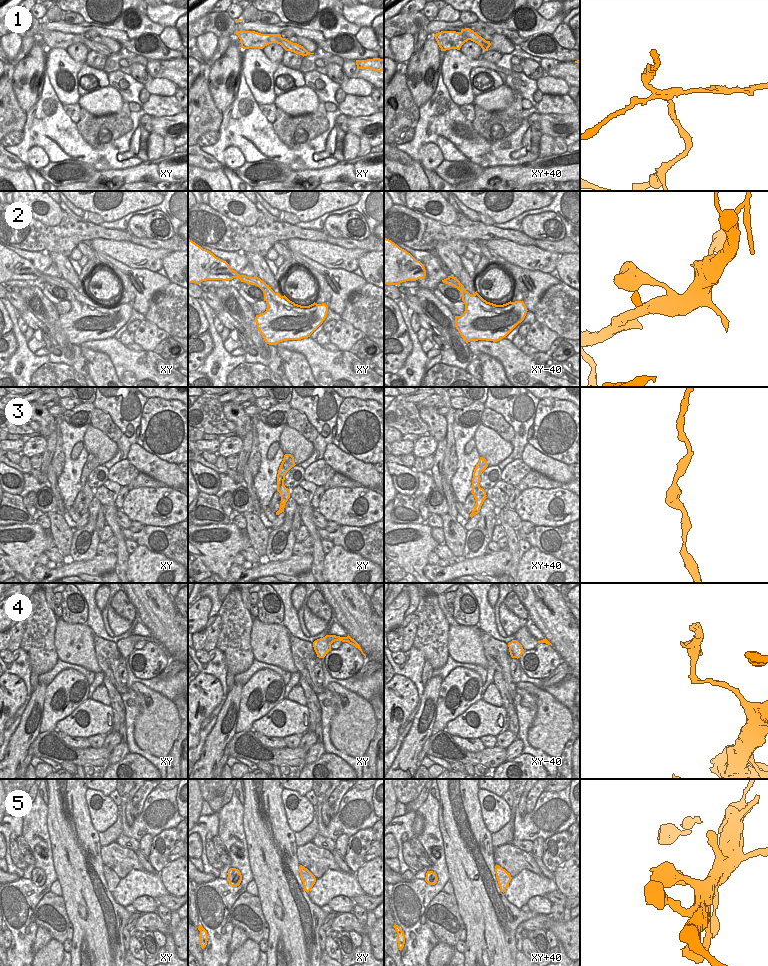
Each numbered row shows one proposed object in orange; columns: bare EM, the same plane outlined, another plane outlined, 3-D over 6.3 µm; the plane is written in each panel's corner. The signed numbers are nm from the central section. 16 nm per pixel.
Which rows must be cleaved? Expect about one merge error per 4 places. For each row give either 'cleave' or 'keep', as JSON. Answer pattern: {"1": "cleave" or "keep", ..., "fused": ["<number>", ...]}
{"1": "cleave", "2": "keep", "3": "keep", "4": "cleave", "5": "keep", "fused": ["1", "4"]}

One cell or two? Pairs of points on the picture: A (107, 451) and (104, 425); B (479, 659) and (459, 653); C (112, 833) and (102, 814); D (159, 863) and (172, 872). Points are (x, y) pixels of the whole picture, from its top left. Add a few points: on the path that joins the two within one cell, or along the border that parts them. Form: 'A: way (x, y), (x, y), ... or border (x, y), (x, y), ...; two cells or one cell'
A: border (91, 424), (115, 442); two cells
B: way (474, 654), (464, 653); one cell
C: border (118, 813), (117, 819), (104, 831), (98, 833); two cells
D: border (177, 858), (169, 862), (159, 872); two cells

